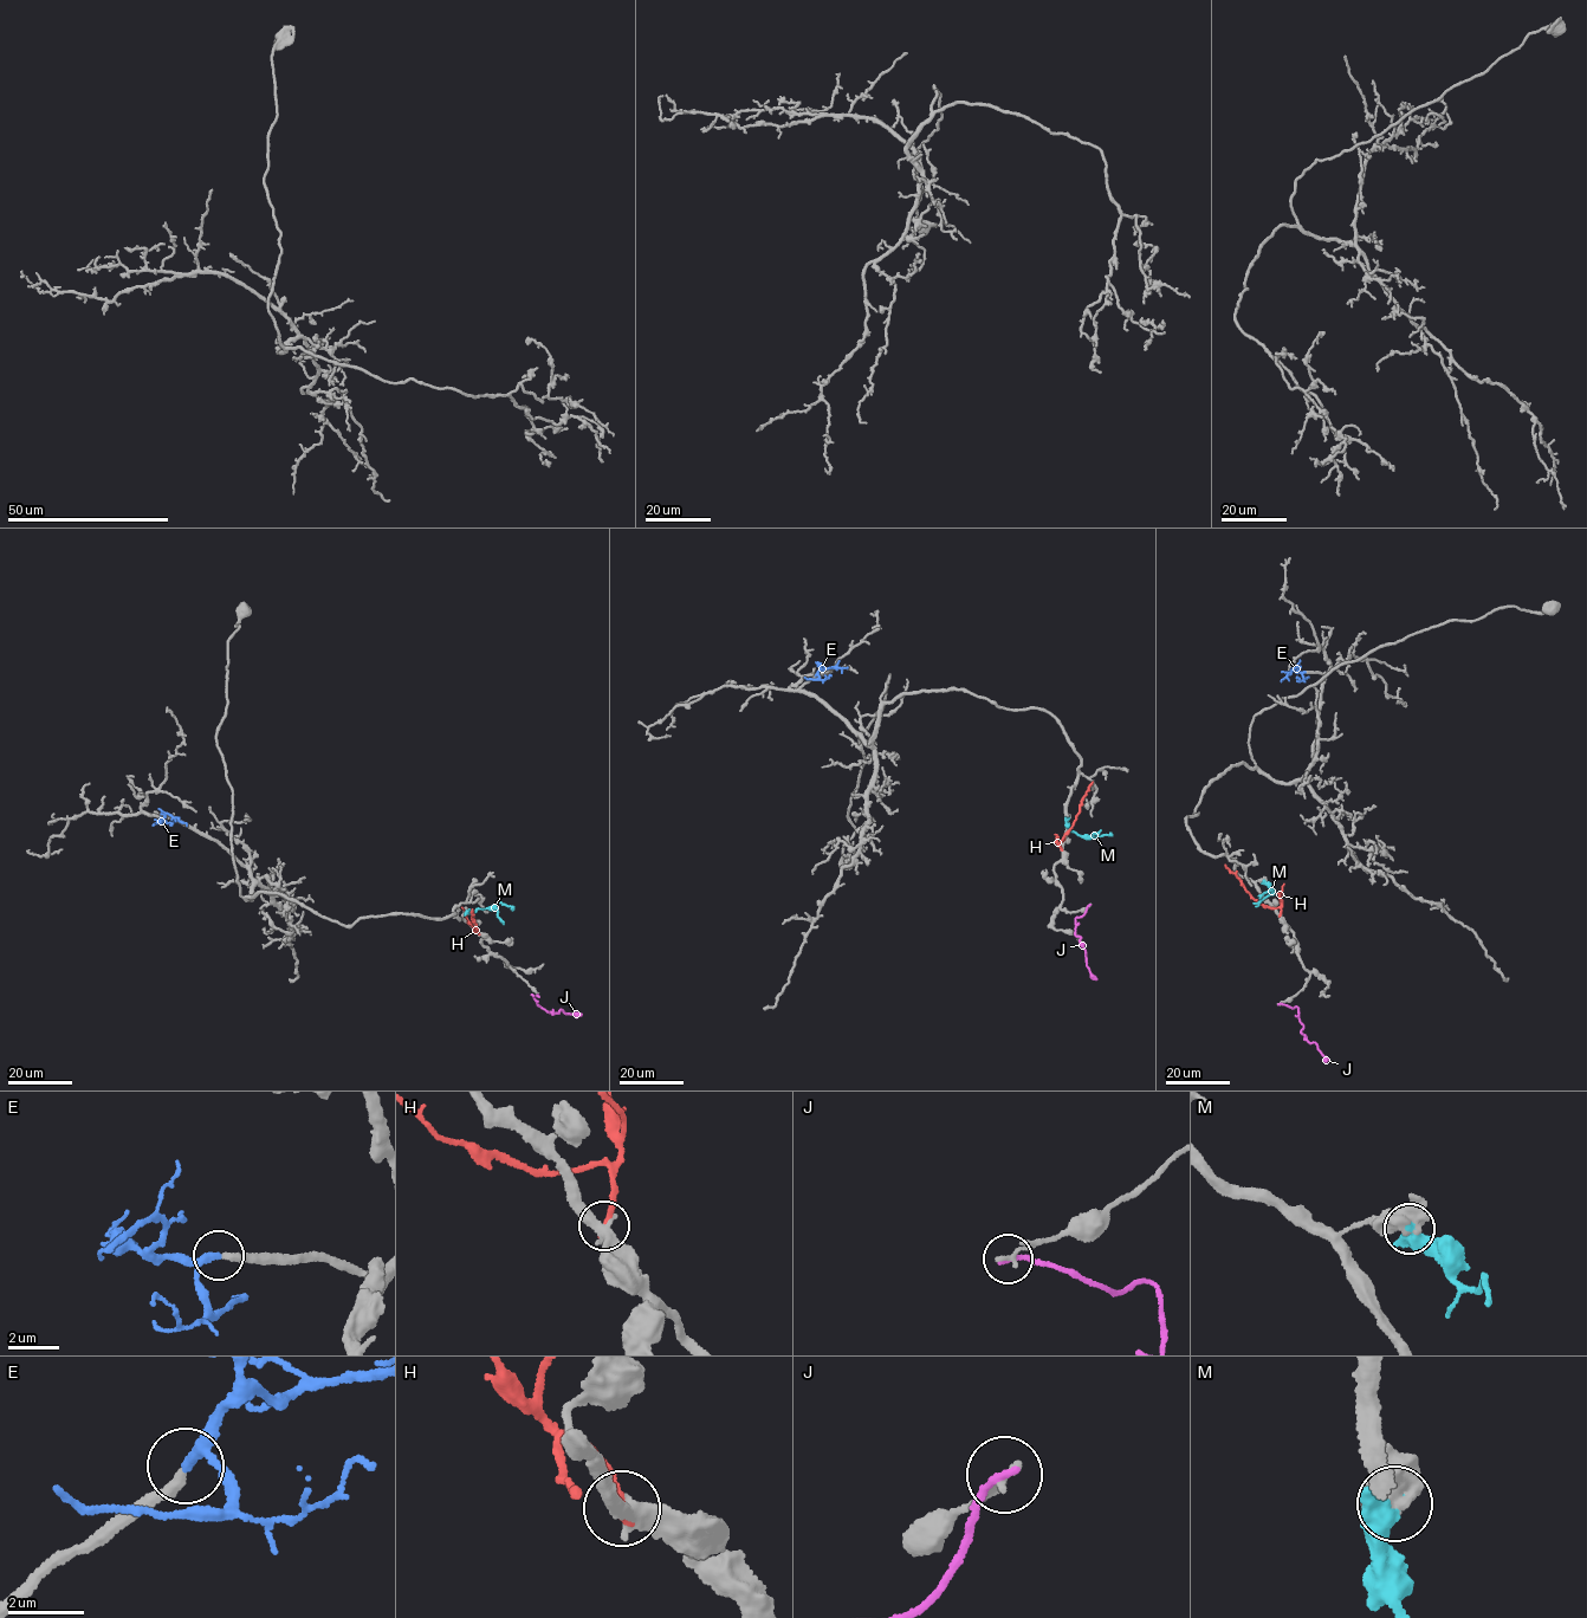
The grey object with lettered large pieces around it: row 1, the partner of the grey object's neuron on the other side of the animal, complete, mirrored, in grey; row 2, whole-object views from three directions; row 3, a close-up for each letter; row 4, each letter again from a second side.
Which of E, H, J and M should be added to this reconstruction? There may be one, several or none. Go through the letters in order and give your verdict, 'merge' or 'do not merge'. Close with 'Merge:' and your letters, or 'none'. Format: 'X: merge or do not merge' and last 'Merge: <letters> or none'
E: merge
H: do not merge
J: do not merge
M: do not merge
Merge: E

